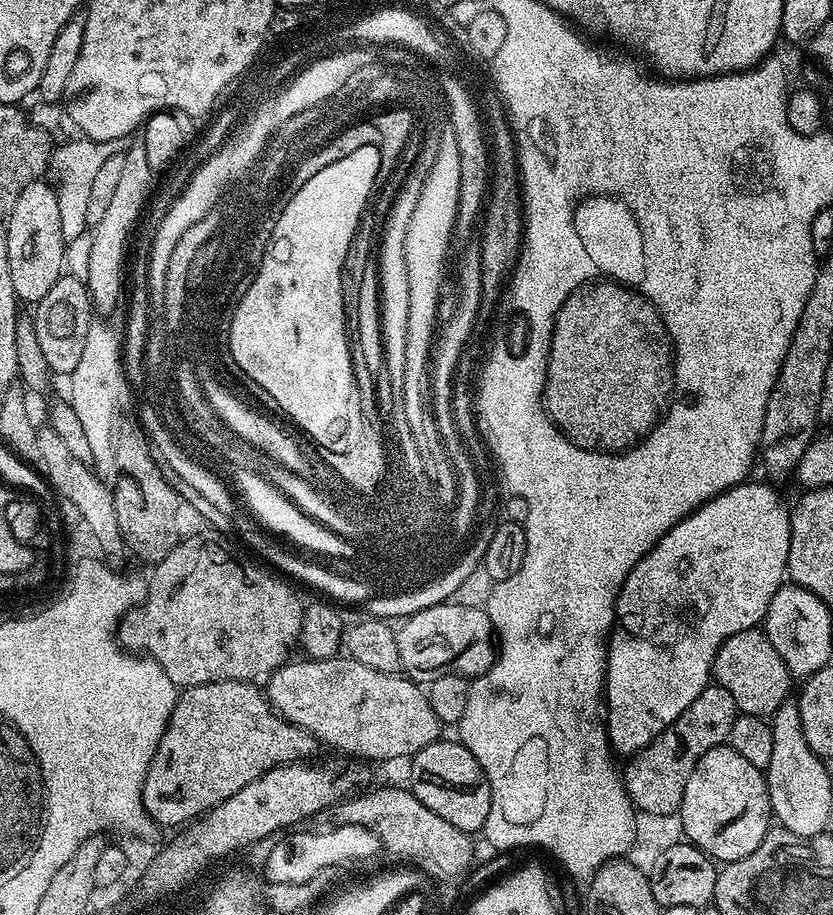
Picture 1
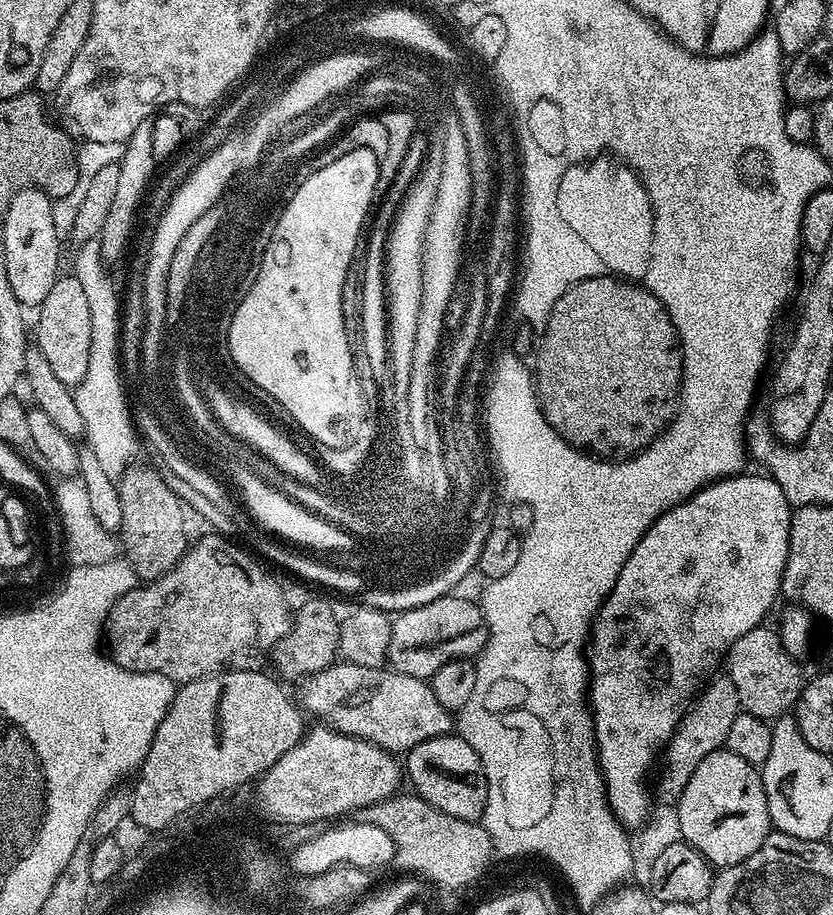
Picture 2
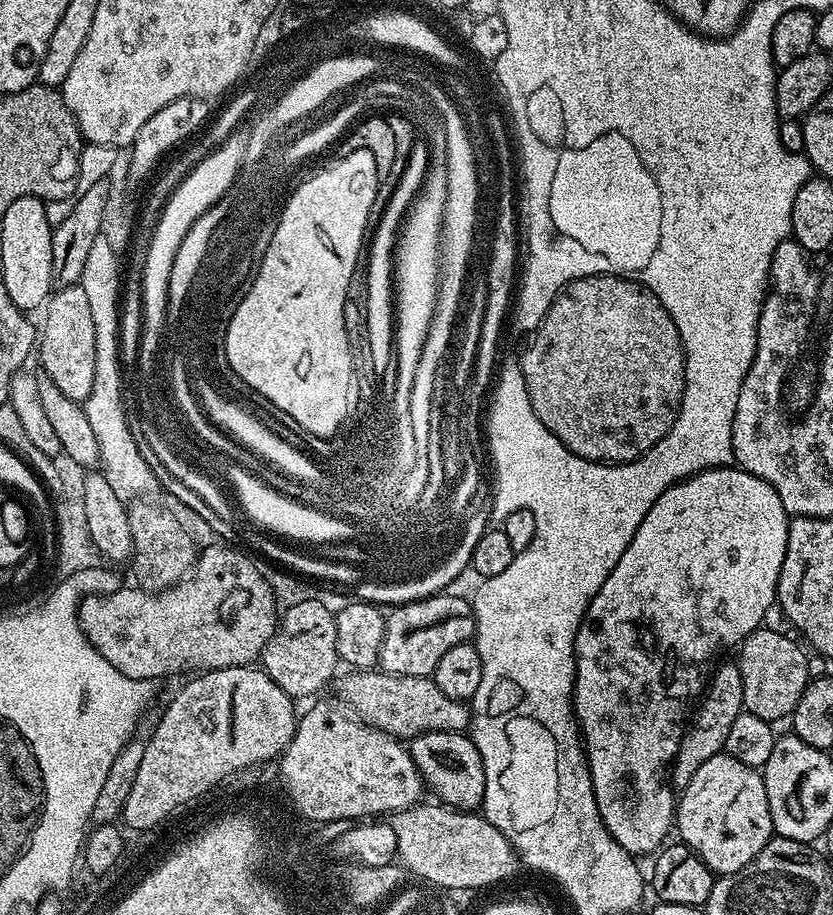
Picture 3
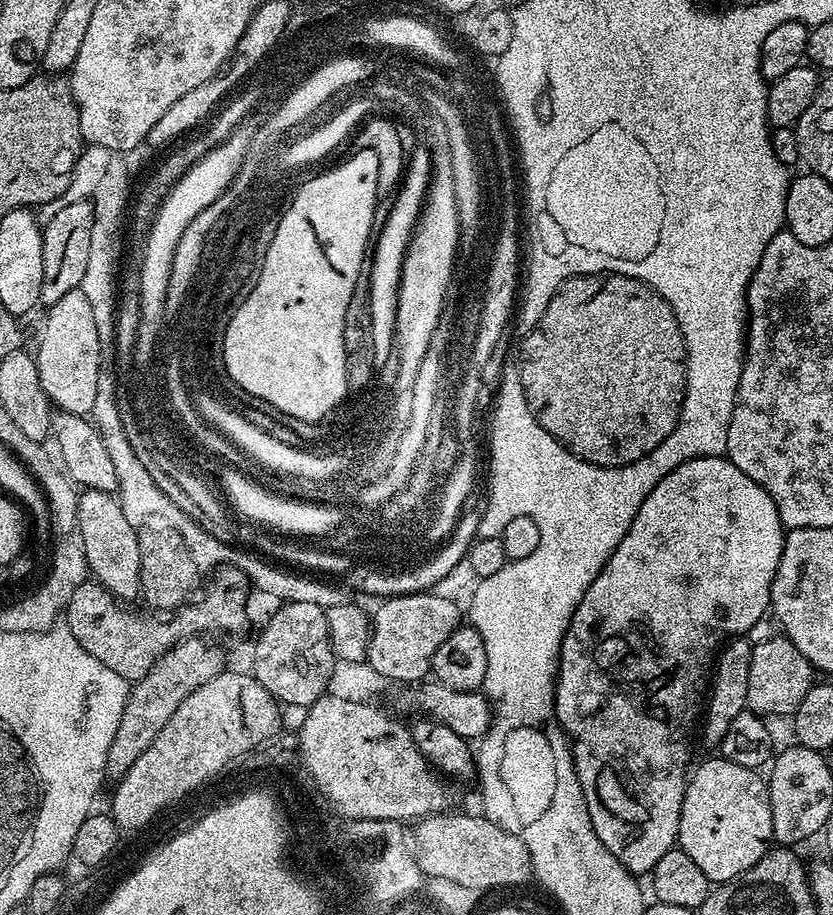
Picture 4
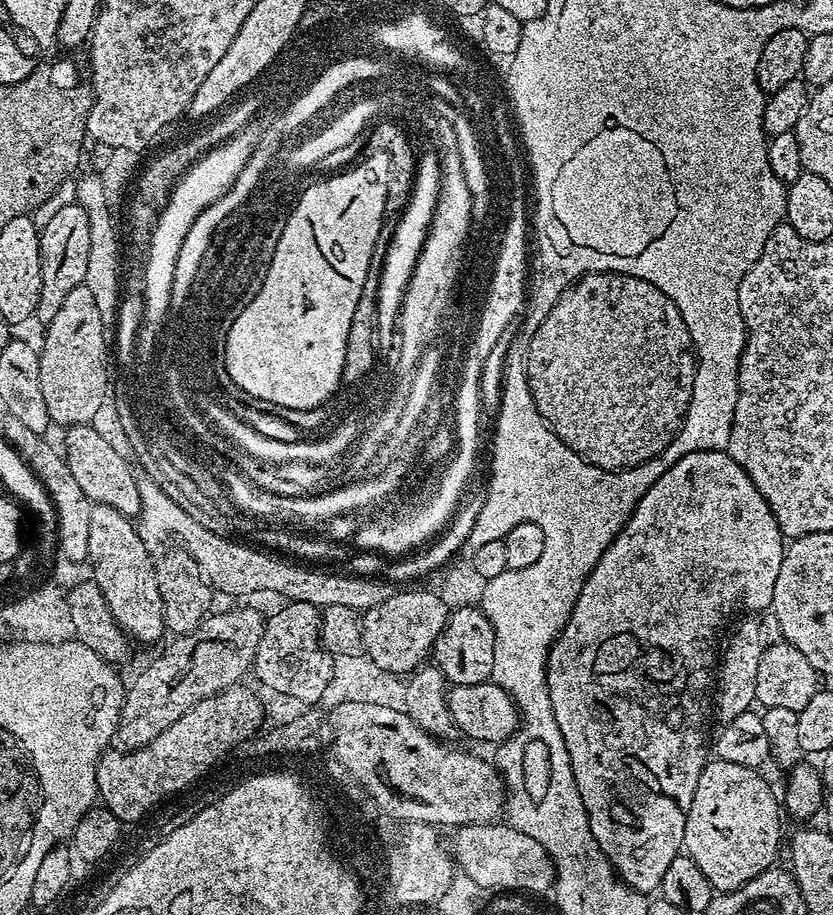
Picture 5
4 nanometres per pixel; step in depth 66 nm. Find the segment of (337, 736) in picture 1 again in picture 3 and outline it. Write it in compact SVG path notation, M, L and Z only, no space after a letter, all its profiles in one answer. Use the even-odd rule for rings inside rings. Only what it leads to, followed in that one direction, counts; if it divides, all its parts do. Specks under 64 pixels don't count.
M356 670L350 675L353 676L348 676L344 680L344 696L349 704L347 707L372 728L382 730L404 742L411 741L412 737L420 736L424 732L467 733L469 731L469 705L462 700L446 698L446 694L438 690L431 676L395 676L383 670Z

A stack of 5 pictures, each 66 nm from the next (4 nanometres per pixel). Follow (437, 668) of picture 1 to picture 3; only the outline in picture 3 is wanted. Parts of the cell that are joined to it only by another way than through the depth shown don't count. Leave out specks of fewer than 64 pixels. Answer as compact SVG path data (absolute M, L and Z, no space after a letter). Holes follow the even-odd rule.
M452 594L428 596L424 600L415 600L409 604L398 604L387 613L378 663L383 671L395 676L431 676L438 666L438 658L442 658L442 654L450 650L450 646L458 646L475 637L476 620L472 616L471 603L460 596L448 595Z

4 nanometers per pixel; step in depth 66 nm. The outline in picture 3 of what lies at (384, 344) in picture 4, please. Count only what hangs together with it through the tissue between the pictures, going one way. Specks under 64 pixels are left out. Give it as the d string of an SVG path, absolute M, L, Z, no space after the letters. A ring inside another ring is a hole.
M416 138L408 154L408 161L405 169L402 170L401 178L393 194L390 195L390 200L386 202L384 211L375 221L374 231L371 233L370 243L366 248L366 271L368 273L366 326L370 338L370 363L385 364L389 369L393 367L394 361L394 253L397 251L398 237L401 235L400 223L403 222L404 215L407 214L408 207L412 204L412 199L421 195L427 175L428 147L423 138ZM375 228L376 233L374 233ZM396 235L398 235L397 240ZM392 251L394 251L393 256Z

